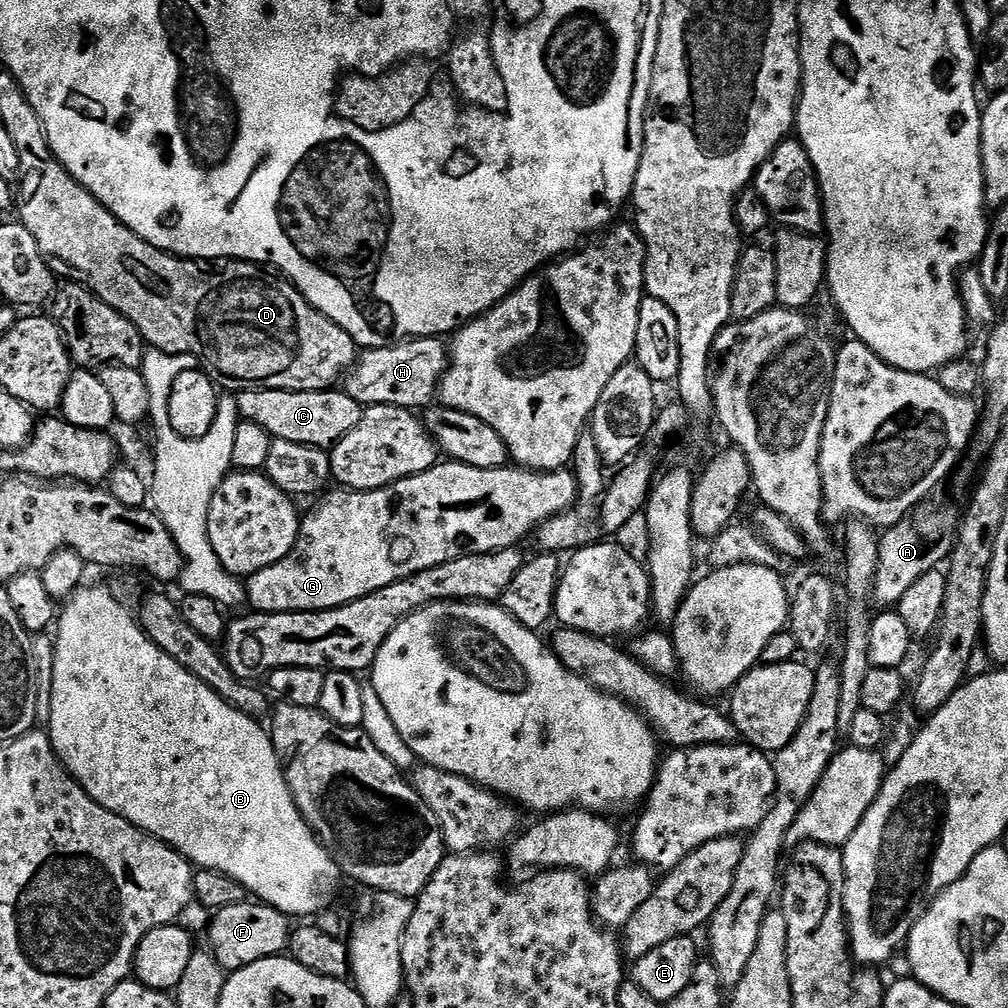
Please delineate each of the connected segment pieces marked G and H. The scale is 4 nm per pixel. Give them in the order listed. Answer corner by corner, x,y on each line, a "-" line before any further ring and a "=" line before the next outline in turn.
437,462
422,474
378,490
335,491
329,491
325,500
301,519
298,538
282,562
247,577
246,600
255,611
321,612
349,604
422,570
442,566
442,562
517,547
527,532
535,533
551,516
559,516
577,503
576,478
571,471
534,472
519,466
475,468
459,462
=
418,336
385,348
370,348
361,351
356,363
348,369
342,380
342,391
362,406
389,404
424,410
437,399
440,379
449,363
449,345
438,336

